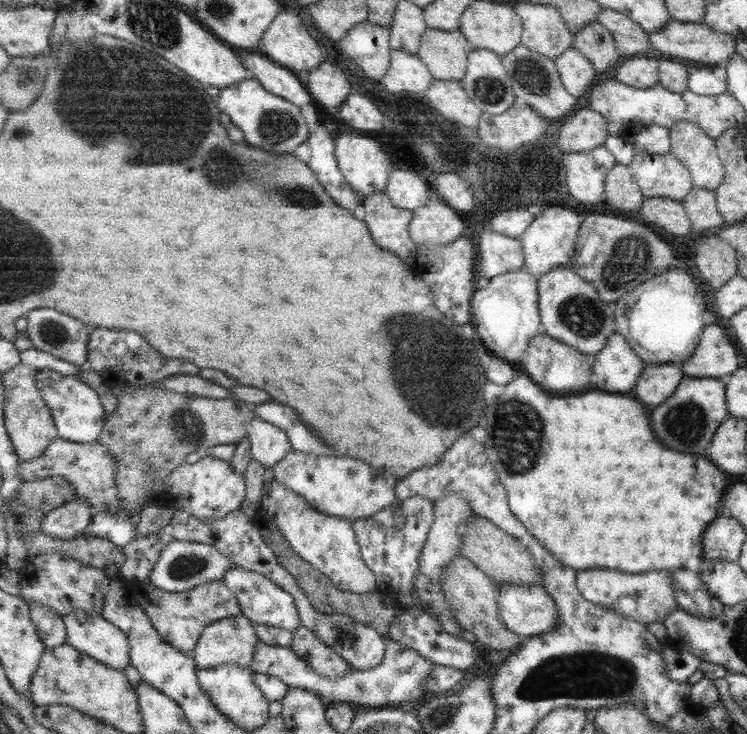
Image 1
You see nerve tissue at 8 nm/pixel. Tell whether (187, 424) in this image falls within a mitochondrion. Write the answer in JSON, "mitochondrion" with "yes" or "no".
{"mitochondrion":"yes"}

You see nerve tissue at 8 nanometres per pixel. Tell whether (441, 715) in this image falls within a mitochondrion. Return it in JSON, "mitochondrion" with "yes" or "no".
{"mitochondrion":"yes"}

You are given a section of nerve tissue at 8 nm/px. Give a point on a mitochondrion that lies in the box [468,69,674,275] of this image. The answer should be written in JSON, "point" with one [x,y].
{"point":[491,91]}

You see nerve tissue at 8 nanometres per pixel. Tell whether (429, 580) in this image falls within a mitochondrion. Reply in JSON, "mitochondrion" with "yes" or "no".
{"mitochondrion":"yes"}

